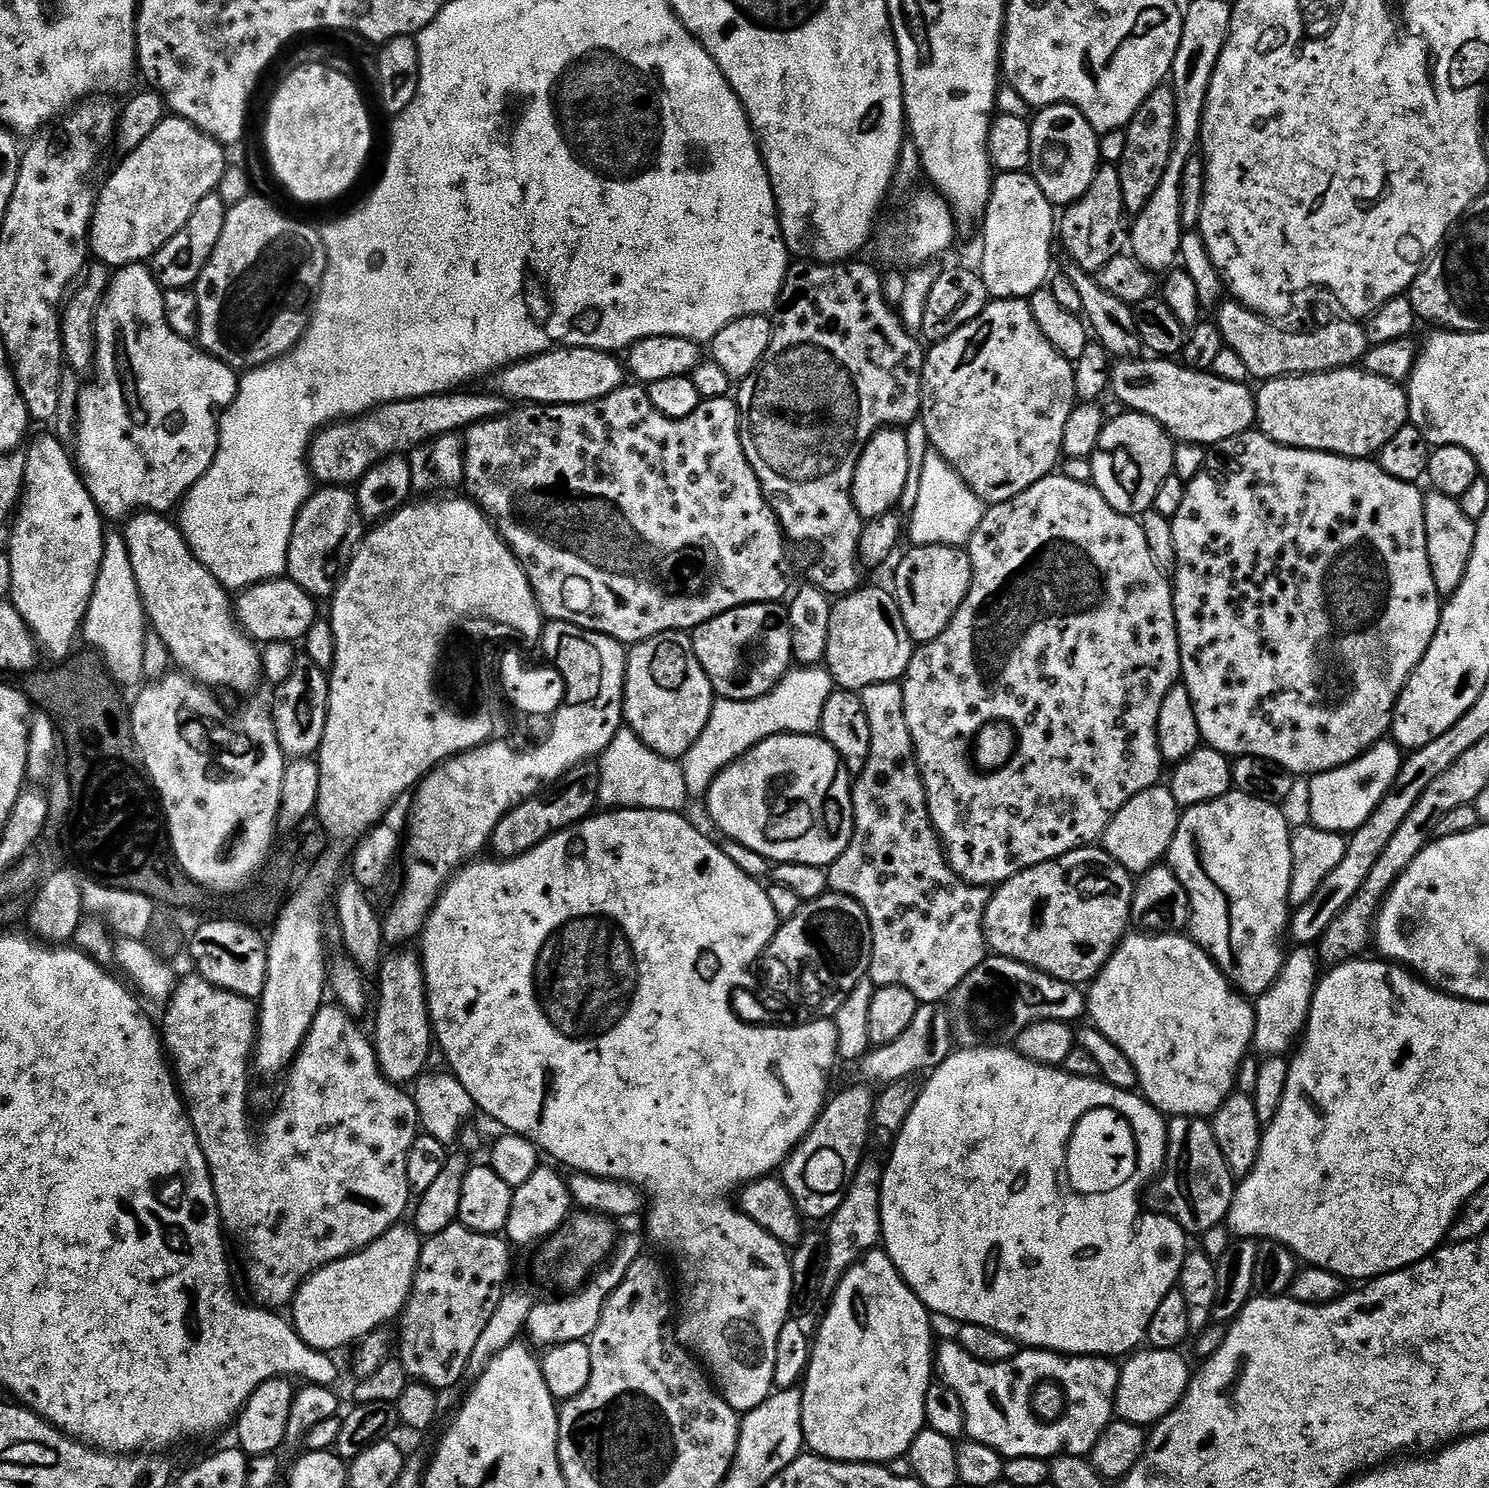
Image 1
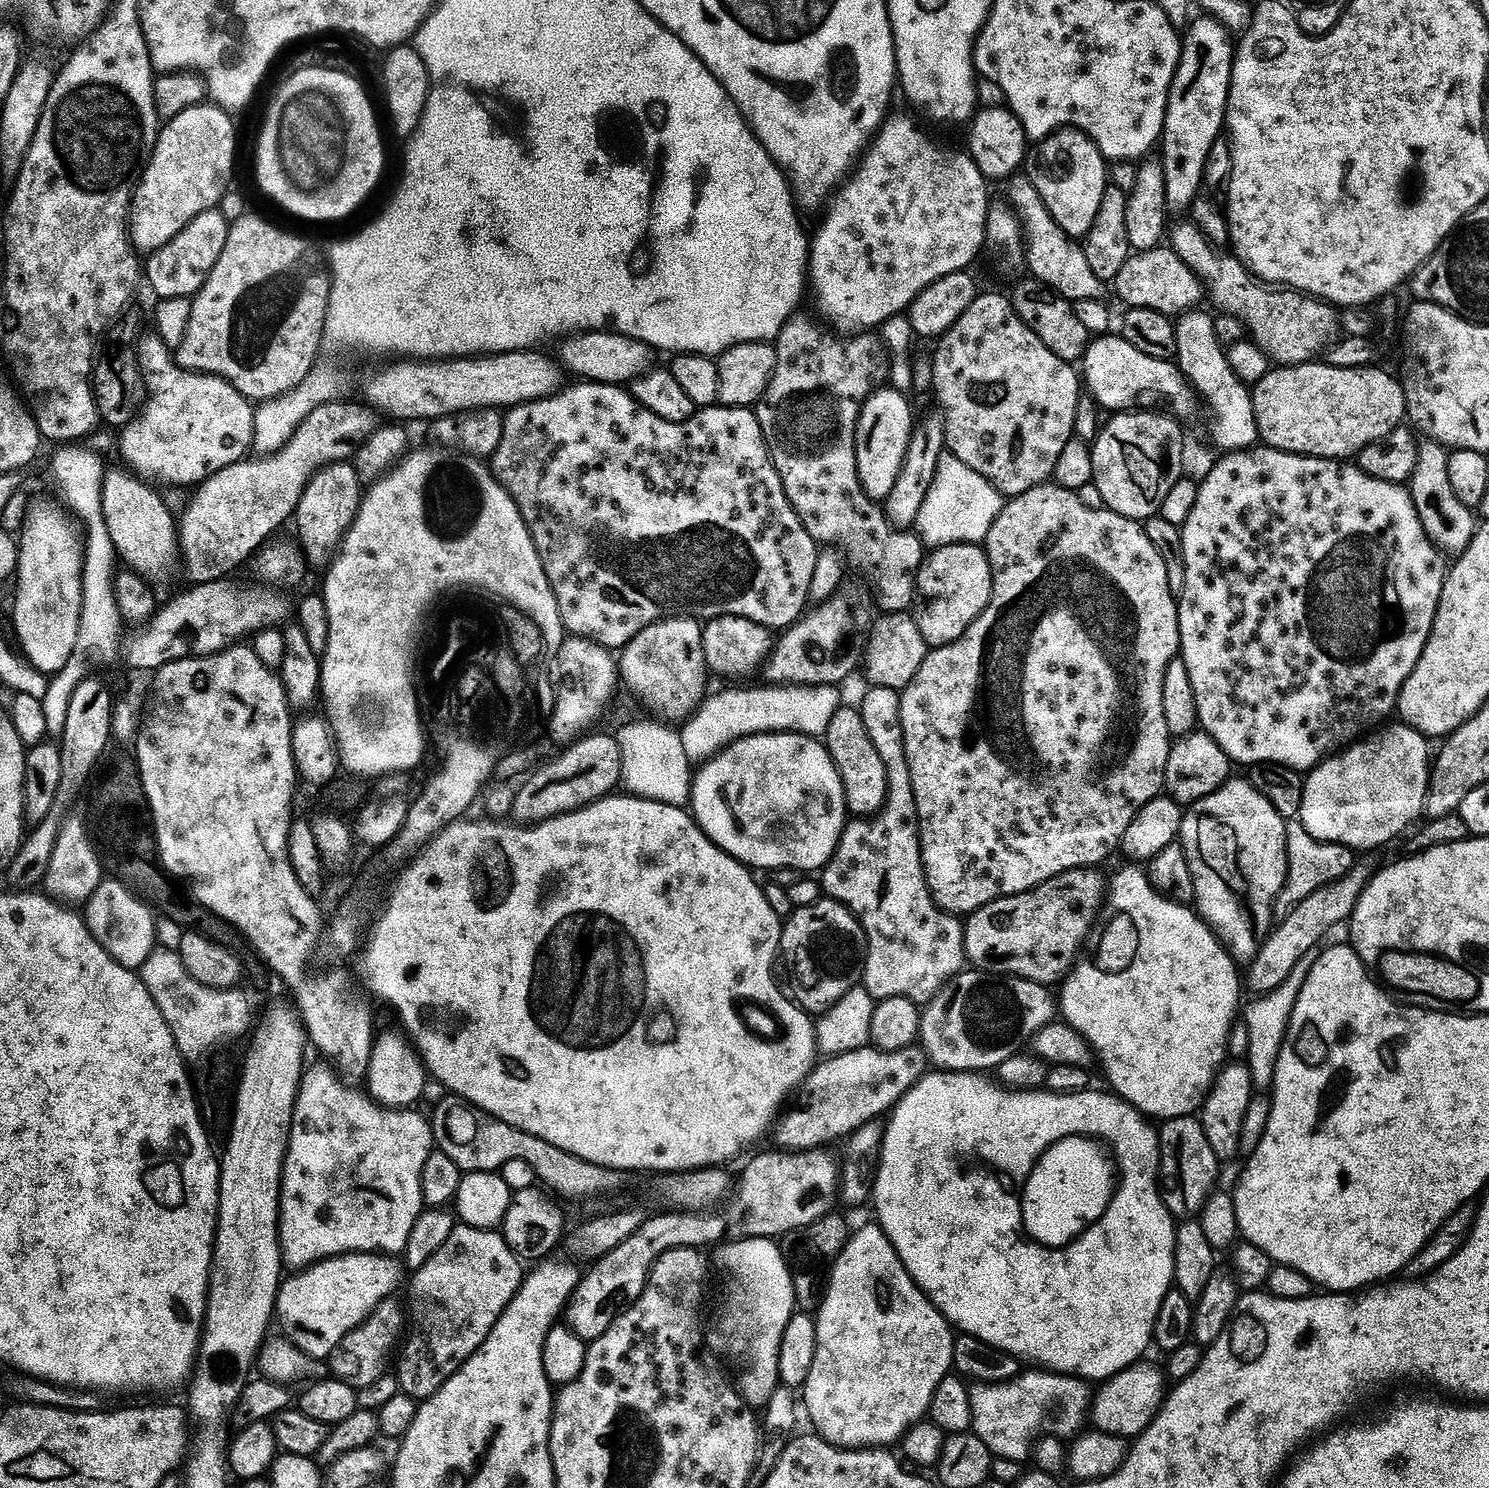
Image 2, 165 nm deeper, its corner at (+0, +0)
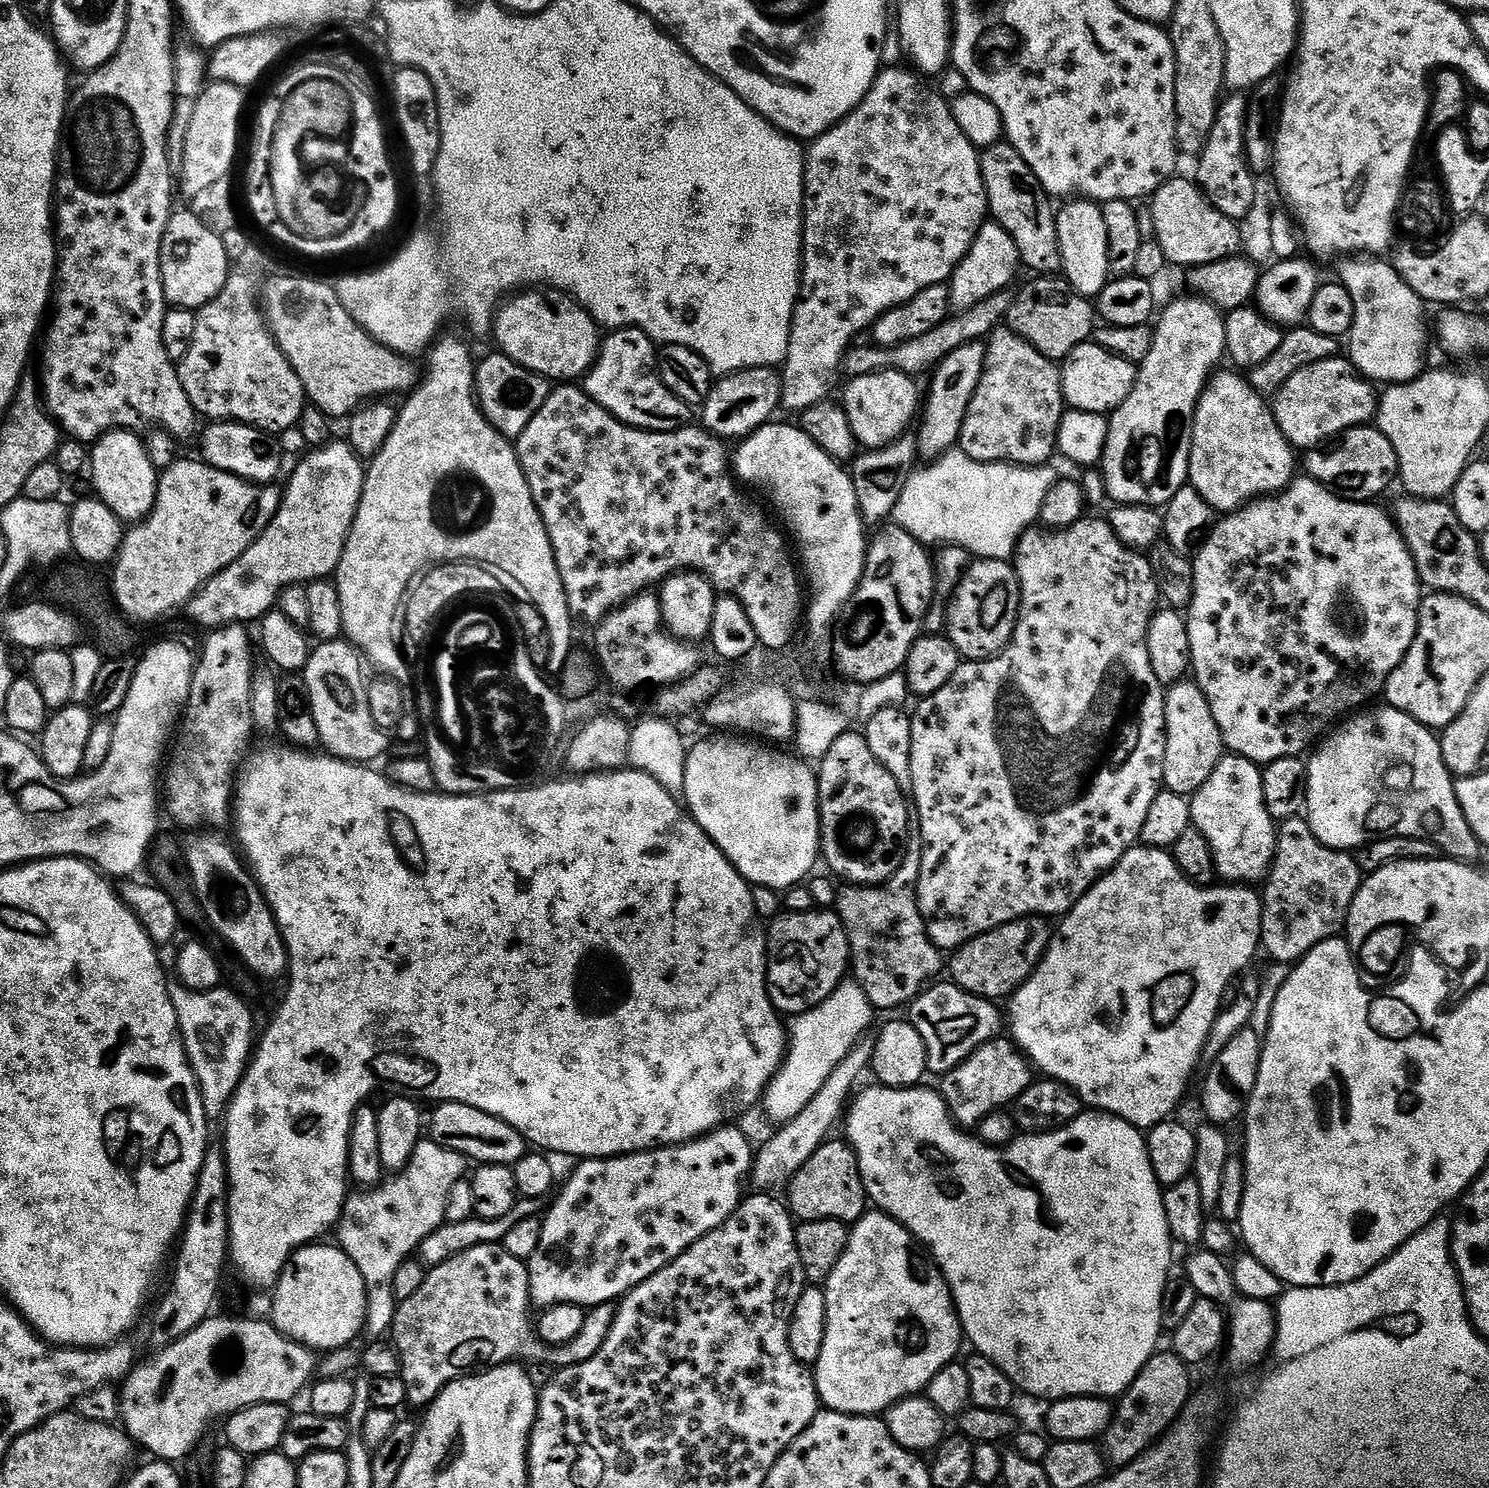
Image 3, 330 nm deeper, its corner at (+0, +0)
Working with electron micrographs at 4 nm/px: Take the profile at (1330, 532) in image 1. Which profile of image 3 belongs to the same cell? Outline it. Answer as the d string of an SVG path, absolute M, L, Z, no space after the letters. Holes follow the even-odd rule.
M1300 474L1283 492L1253 500L1252 503L1245 504L1236 512L1227 513L1213 523L1211 532L1192 560L1194 598L1186 610L1186 619L1192 659L1190 672L1194 682L1210 702L1210 714L1214 714L1214 722L1218 722L1224 747L1229 753L1252 760L1261 766L1287 756L1303 757L1341 717L1372 702L1367 700L1374 699L1376 695L1379 697L1388 683L1390 674L1410 650L1416 632L1420 629L1420 575L1416 572L1414 558L1395 520L1378 505L1376 502L1349 500L1347 496L1341 496L1328 485L1319 484L1307 474Z

